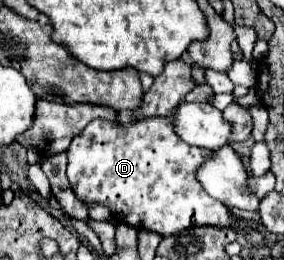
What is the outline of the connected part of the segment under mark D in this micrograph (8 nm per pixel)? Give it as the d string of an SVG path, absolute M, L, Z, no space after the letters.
M146 118L132 120L128 124L112 124L106 120L92 120L80 134L74 136L68 156L68 178L74 194L86 204L106 204L114 218L124 224L134 224L140 230L154 230L162 236L170 236L190 226L232 226L232 214L228 206L214 200L194 180L194 170L202 160L210 158L210 150L186 144L176 132L172 118Z

